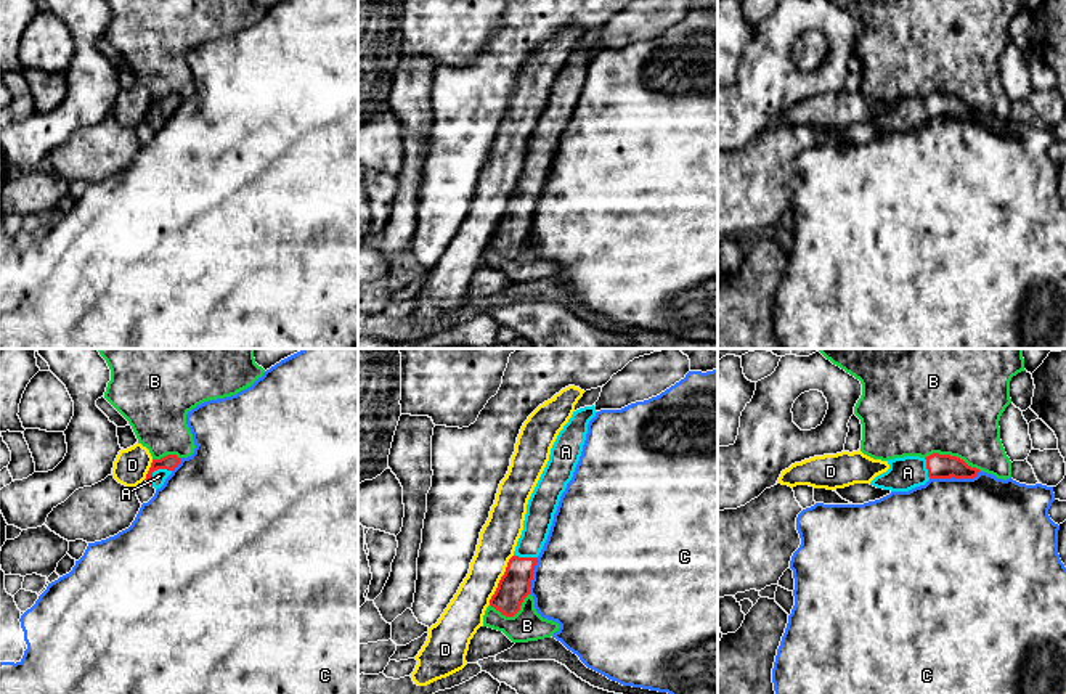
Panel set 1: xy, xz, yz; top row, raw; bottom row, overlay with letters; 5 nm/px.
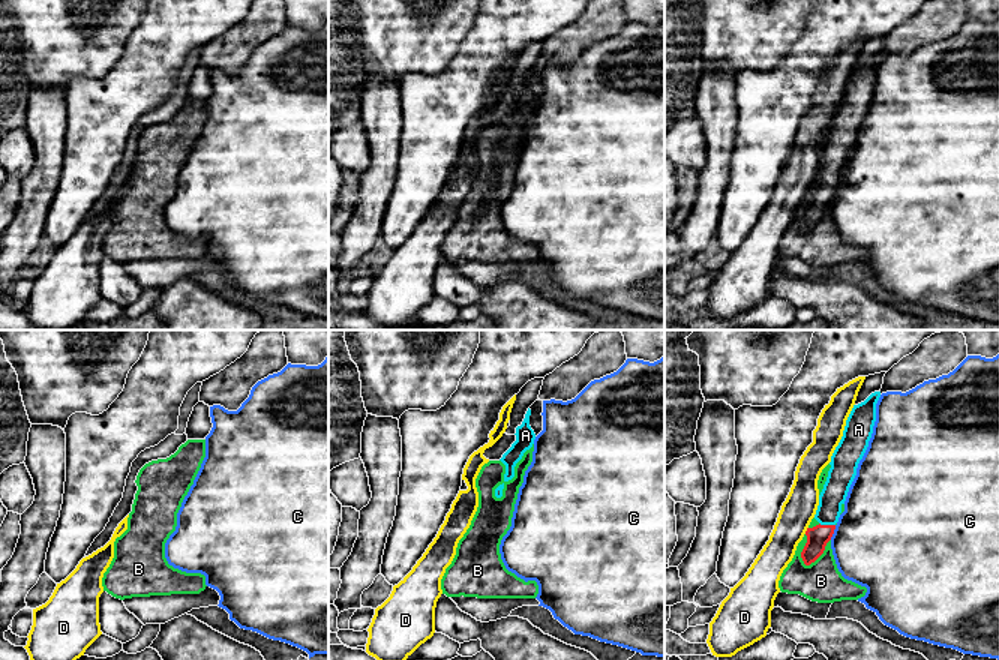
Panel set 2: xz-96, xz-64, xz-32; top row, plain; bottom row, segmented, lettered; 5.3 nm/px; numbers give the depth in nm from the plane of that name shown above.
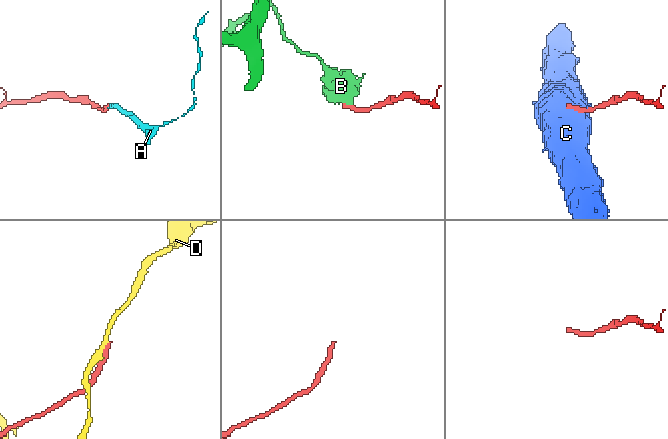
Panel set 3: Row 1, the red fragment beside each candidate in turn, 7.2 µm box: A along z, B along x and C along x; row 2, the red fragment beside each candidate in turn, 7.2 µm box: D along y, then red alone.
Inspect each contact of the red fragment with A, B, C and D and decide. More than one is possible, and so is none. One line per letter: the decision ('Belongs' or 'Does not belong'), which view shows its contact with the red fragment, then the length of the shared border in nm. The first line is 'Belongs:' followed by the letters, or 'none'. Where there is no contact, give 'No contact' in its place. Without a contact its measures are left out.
Belongs: A
A: Belongs. Touches red in xy. Shared border 130 nm
B: Does not belong. Touches red in yz. Shared border 280 nm
C: Does not belong. Touches red in yz. Shared border 260 nm
D: Does not belong. Touches red in xz. Shared border 280 nm

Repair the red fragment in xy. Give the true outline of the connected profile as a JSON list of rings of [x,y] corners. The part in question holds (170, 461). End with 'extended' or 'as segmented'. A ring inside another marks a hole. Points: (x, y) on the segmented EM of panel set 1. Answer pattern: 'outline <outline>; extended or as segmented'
outline [[[167,455],[161,459],[153,459],[146,474],[146,482],[156,490],[161,488],[172,471],[180,464],[181,458],[177,455]]]; extended

